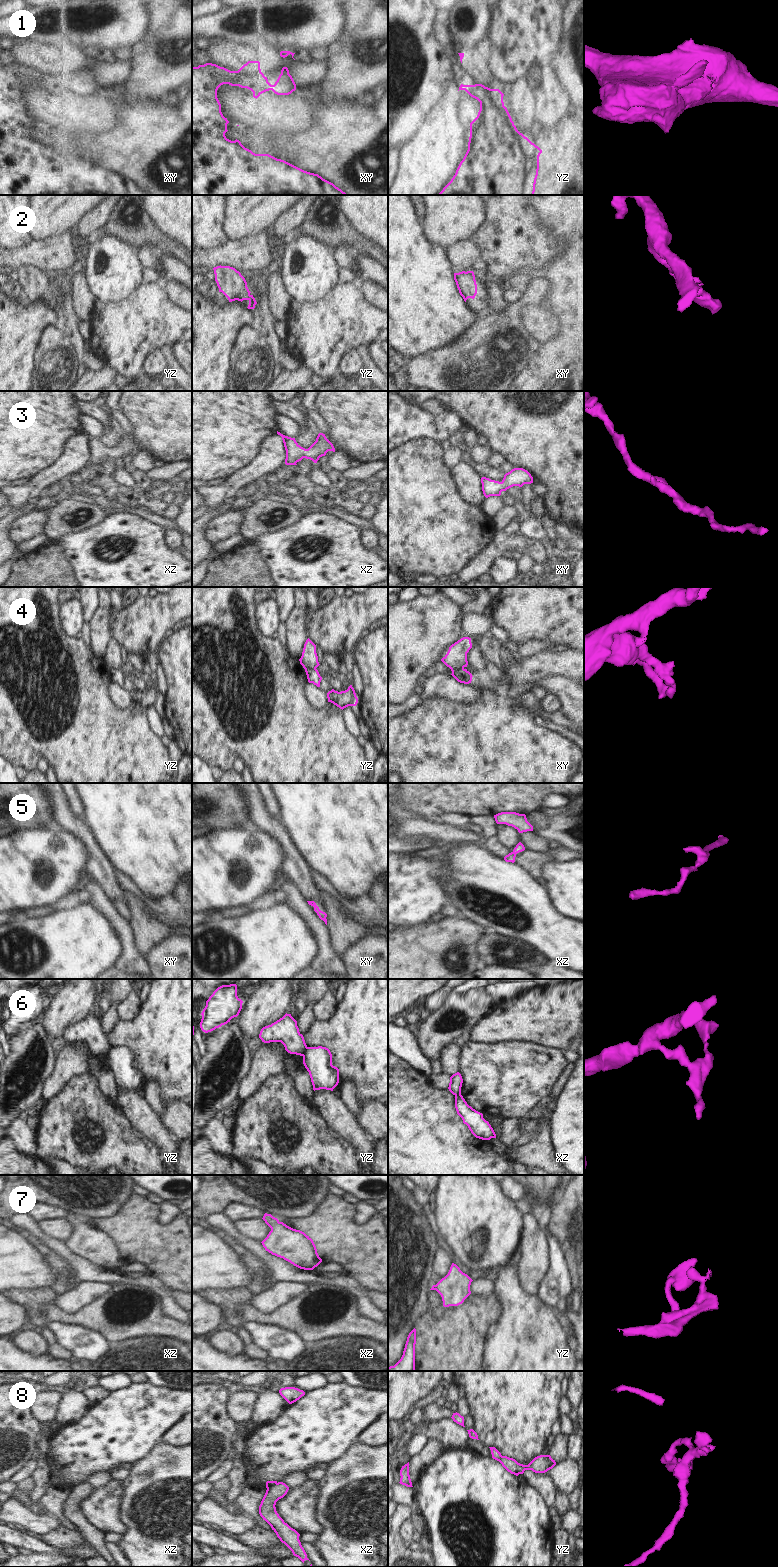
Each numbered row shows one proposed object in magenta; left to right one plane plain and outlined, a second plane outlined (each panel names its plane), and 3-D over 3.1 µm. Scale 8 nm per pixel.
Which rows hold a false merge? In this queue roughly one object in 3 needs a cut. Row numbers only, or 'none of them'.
4, 6, 8

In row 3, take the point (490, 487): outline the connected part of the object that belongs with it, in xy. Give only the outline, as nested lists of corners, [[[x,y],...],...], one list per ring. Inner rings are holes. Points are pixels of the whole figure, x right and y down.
[[[514,468],[504,475],[501,482],[482,477],[481,483],[483,494],[488,498],[490,496],[500,496],[502,491],[506,491],[513,486],[522,487],[524,484],[531,484],[533,483],[533,477],[523,468]]]

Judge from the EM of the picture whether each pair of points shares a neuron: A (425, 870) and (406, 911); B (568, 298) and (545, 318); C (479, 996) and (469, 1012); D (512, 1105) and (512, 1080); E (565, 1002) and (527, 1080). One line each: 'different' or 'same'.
A: same
B: different
C: same
D: same
E: different

